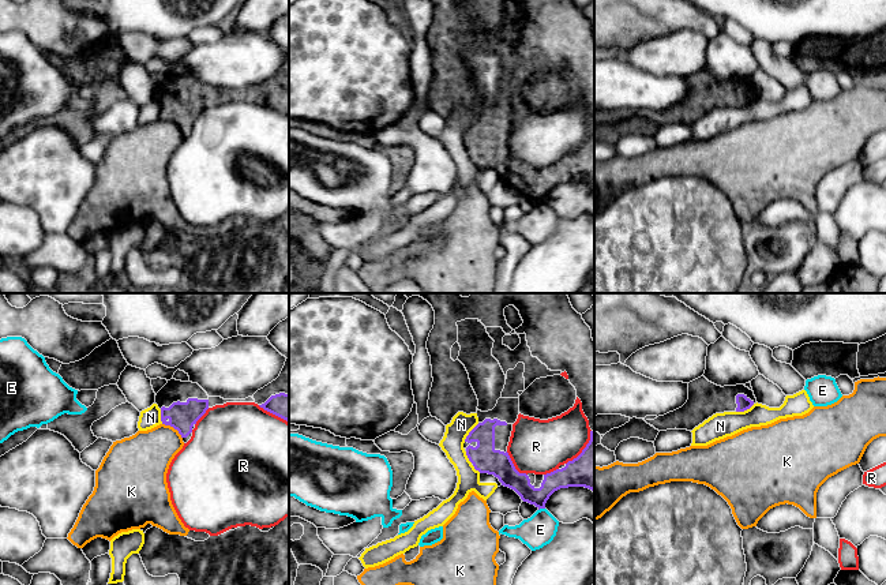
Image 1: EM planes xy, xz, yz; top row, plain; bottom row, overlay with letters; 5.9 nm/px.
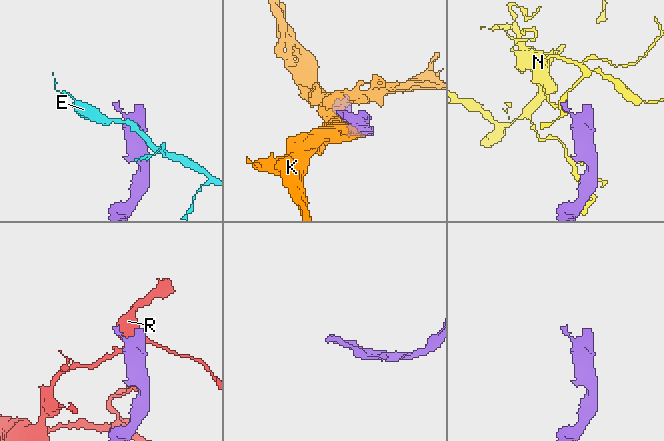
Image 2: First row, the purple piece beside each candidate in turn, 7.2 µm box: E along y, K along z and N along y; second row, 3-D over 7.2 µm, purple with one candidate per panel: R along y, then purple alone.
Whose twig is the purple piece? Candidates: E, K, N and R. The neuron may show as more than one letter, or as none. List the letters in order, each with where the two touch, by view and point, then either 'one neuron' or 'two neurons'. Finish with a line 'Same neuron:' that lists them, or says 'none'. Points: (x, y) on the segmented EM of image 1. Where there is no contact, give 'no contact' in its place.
E: xz (541, 507) | two neurons
K: xy (173, 427) | two neurons
N: xz (469, 432) | two neurons
R: xz (513, 465) | two neurons
Same neuron: none

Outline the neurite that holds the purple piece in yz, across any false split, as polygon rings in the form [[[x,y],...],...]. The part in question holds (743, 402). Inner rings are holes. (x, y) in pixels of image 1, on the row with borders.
[[[701,376],[688,383],[688,400],[682,408],[646,423],[658,431],[692,431],[716,413],[744,412],[754,404],[754,391],[744,385],[721,387]]]

